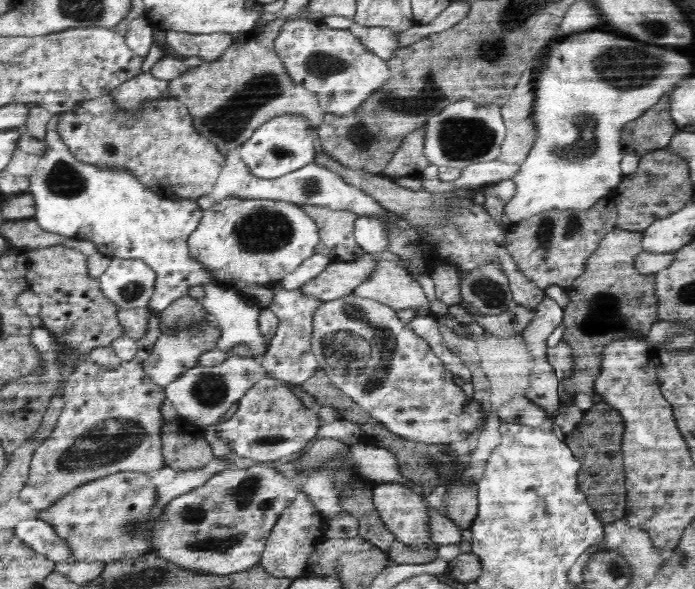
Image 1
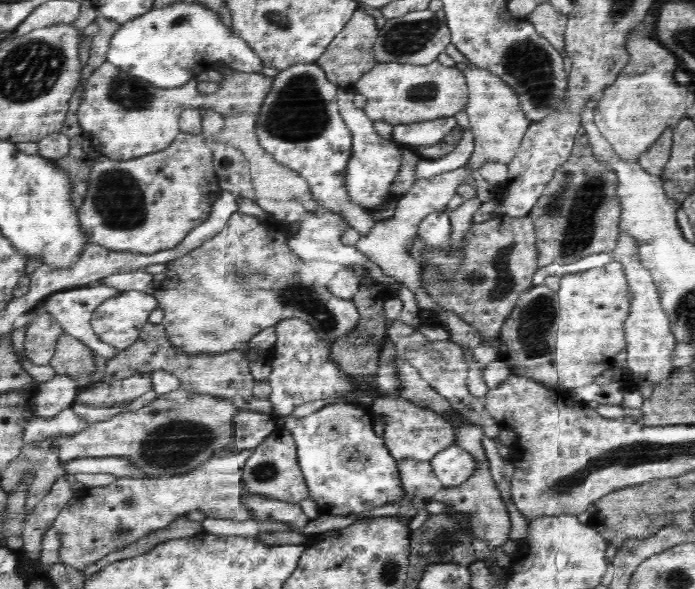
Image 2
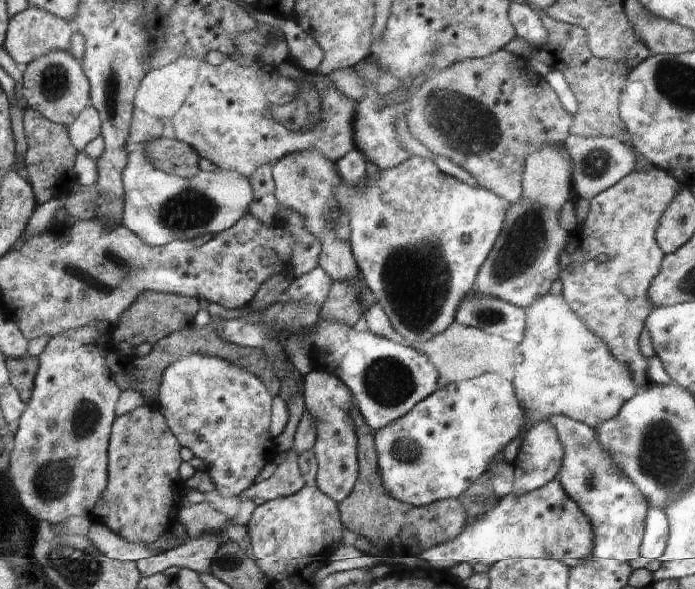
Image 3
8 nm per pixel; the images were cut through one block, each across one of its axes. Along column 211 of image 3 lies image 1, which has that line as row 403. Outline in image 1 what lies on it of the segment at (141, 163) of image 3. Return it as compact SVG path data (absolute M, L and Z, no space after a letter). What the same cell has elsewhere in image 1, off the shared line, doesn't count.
M232 353L232 358L224 360L216 366L201 366L190 368L188 372L180 374L178 378L165 387L165 398L172 403L179 417L200 428L219 423L221 418L234 403L248 392L248 389L267 378L267 371L263 368L263 358L247 358L240 353Z

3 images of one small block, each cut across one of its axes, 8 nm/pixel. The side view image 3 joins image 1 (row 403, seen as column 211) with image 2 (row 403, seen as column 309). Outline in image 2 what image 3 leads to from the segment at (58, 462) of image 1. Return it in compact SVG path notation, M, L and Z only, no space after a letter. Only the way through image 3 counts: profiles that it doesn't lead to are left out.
M152 390L122 405L89 406L88 404L74 403L71 408L78 417L84 419L84 421L89 424L98 423L104 420L110 420L110 418L126 412L140 411L144 409L144 406L151 404L157 396L158 395Z

